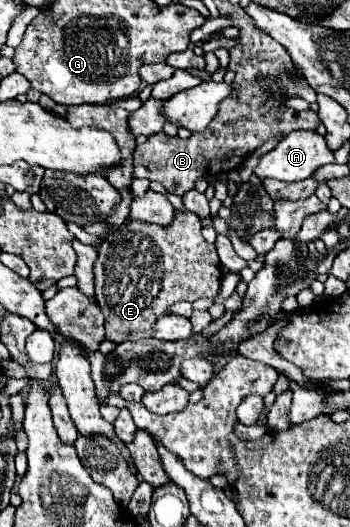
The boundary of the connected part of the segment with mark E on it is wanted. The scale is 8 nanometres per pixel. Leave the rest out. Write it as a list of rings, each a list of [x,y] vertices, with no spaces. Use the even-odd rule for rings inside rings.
[[[184,210],[184,214],[178,214],[166,230],[150,222],[130,222],[126,226],[120,226],[120,230],[104,238],[98,248],[98,260],[94,262],[96,300],[106,316],[106,338],[114,340],[116,344],[124,340],[154,338],[156,320],[168,314],[172,304],[180,300],[196,302],[200,298],[214,298],[220,288],[220,278],[222,268],[216,246],[208,244],[202,238],[202,224],[194,212]]]

